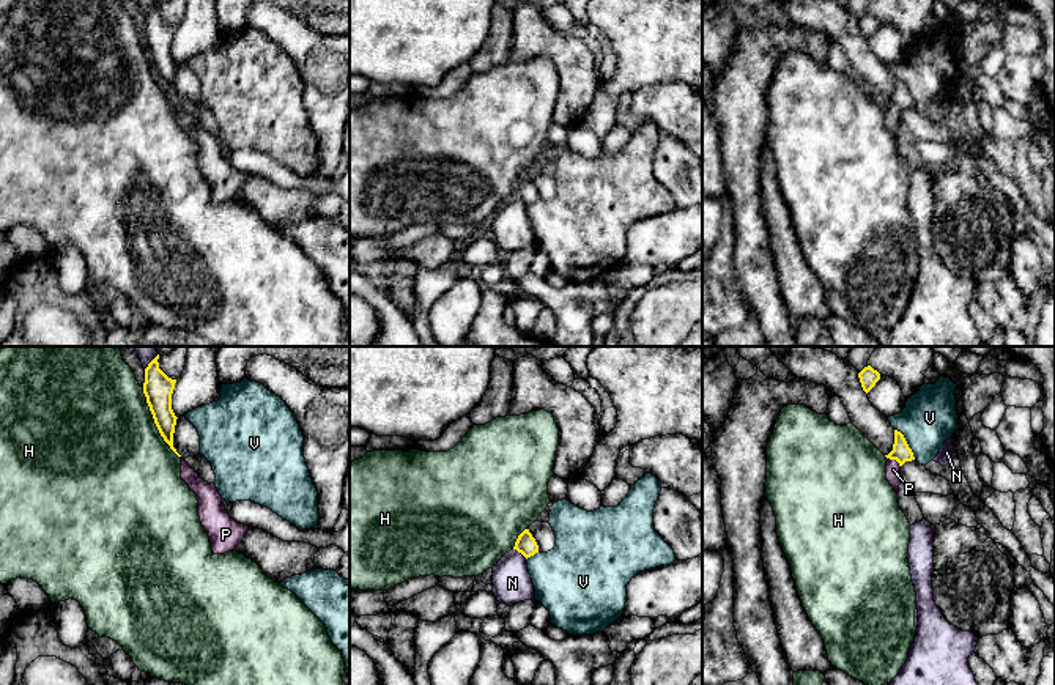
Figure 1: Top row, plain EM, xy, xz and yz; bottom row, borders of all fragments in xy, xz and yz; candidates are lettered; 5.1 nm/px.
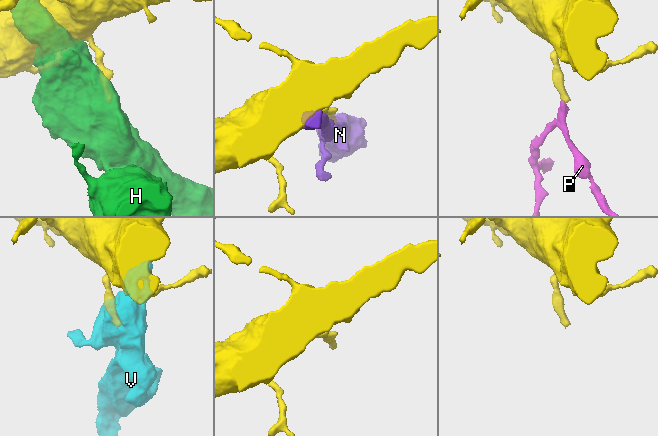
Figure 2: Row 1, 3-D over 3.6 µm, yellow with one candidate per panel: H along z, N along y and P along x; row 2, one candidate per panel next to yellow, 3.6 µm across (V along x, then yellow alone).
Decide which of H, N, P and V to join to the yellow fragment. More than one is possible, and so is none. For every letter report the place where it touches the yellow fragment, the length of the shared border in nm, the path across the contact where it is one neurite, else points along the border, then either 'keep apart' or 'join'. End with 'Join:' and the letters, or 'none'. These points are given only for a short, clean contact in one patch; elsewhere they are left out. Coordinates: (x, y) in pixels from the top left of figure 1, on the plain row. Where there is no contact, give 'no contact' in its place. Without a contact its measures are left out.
H: xy (155, 70) | 400 nm | keep apart
N: xz (520, 199) | 90 nm | keep apart
P: yz (895, 106) | 90 nm | across yz (901, 99), (895, 106), (893, 117) | join
V: yz (906, 90) | 190 nm | along yz (895, 76), (903, 82), (915, 106) | keep apart
Join: P

